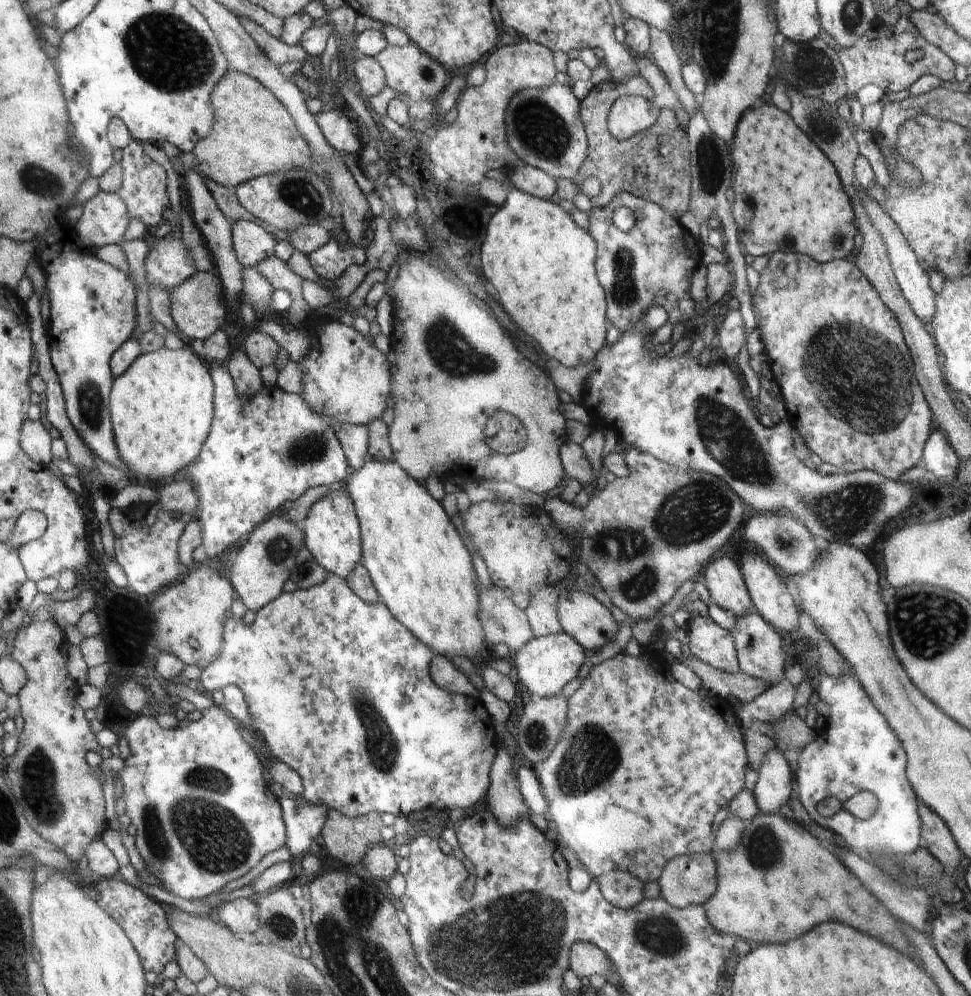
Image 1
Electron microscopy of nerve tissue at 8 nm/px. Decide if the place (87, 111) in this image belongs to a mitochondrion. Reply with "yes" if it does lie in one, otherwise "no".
no

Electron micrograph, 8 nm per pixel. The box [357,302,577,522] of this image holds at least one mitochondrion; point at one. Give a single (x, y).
(447, 346)

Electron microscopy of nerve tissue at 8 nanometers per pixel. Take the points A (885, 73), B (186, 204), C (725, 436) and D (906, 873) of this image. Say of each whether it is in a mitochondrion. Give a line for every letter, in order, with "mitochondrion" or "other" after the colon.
A: other
B: other
C: mitochondrion
D: mitochondrion

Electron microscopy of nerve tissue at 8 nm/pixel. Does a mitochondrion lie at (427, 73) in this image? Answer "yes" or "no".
no

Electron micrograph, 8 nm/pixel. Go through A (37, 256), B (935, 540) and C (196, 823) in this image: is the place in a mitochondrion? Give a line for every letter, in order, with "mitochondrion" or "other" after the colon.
A: other
B: other
C: mitochondrion

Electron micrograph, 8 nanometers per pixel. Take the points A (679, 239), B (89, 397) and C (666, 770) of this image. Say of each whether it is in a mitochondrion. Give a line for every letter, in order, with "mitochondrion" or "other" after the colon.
A: other
B: mitochondrion
C: other

